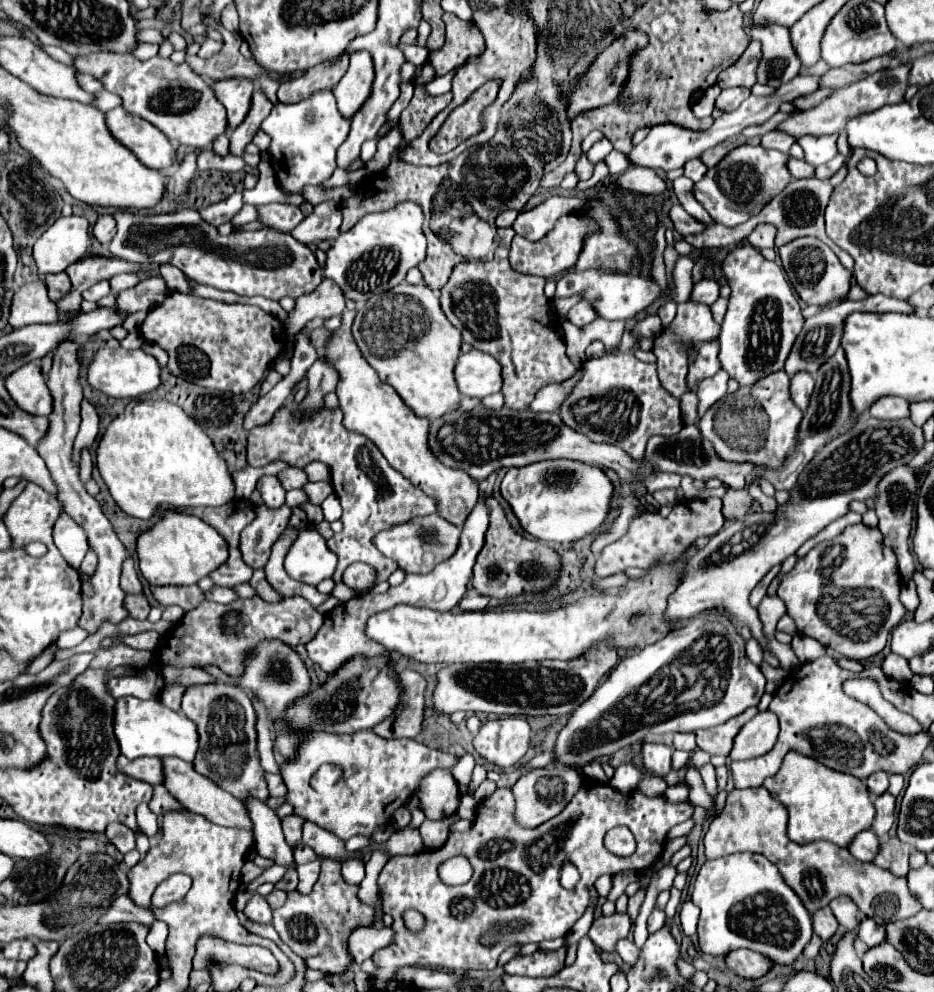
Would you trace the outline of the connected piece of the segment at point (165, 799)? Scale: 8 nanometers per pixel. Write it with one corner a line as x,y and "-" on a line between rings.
154,786
154,800
150,802
150,810
154,814
166,814
172,810
186,810
186,808
166,790
166,786

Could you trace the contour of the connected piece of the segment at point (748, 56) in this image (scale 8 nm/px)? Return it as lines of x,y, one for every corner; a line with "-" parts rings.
752,40
750,46
744,50
744,54
718,76
718,86
720,88
732,88
732,86
754,86
756,70
760,58
762,58
762,48
758,40

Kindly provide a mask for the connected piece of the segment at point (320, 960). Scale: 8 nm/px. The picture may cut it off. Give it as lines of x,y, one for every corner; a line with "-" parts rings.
330,858
322,860
322,872
320,872
318,882
314,884
314,890
308,896
300,896
300,892
288,892
286,904
282,908
274,910
274,920
272,920
272,926
280,934
282,942
288,944
294,954
304,958
308,968
324,970
330,974
344,974
348,970
348,966
352,962
352,956
348,954
350,932
358,926
372,926
372,920
374,920
374,910
368,904
360,902
358,886
350,886
344,882
340,866
342,864
338,860
330,860

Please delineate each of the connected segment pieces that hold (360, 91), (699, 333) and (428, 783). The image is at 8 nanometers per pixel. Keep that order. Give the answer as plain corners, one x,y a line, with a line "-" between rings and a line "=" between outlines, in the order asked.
354,52
350,56
348,72
334,88
334,96
338,100
338,110
344,118
352,118
358,108
370,98
374,82
374,64
370,52
=
684,302
678,306
676,320
654,340
654,352
658,356
658,380
660,384
672,394
682,396
686,392
686,372
688,372
688,348
692,348
696,342
716,342
720,336
720,326
714,322
712,312
704,304
690,304
=
442,768
430,772
430,776
422,780
416,796
420,798
422,810
430,820
452,816
460,804
458,782
450,774
450,770

